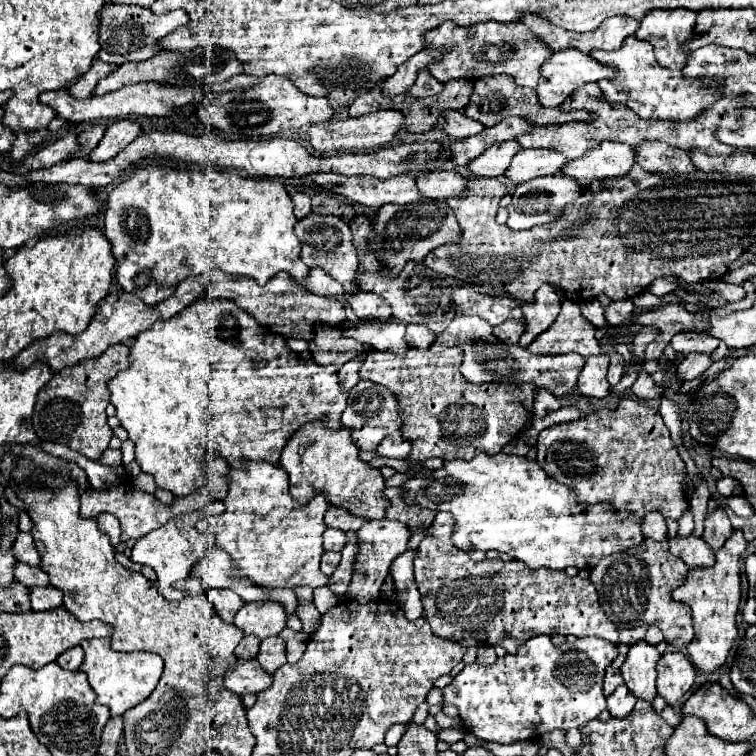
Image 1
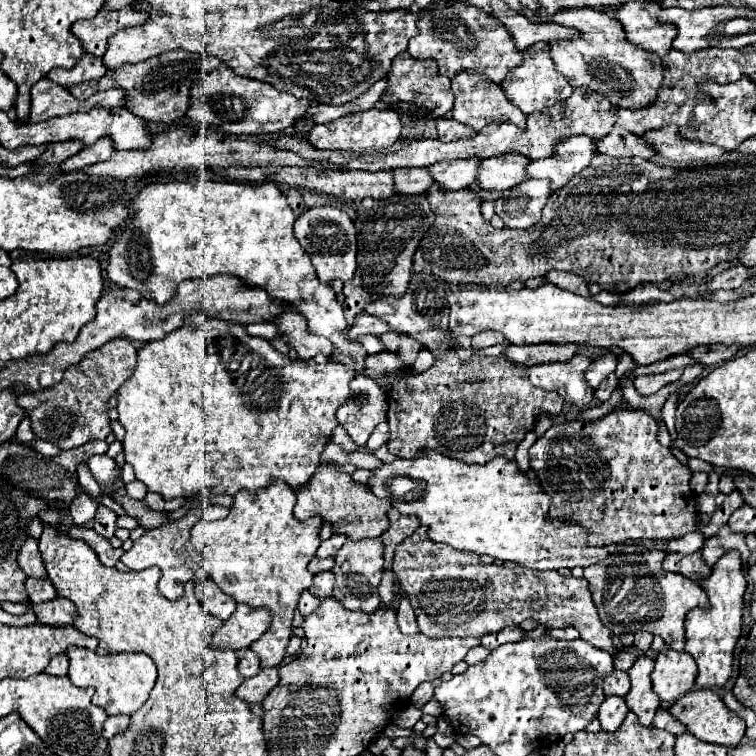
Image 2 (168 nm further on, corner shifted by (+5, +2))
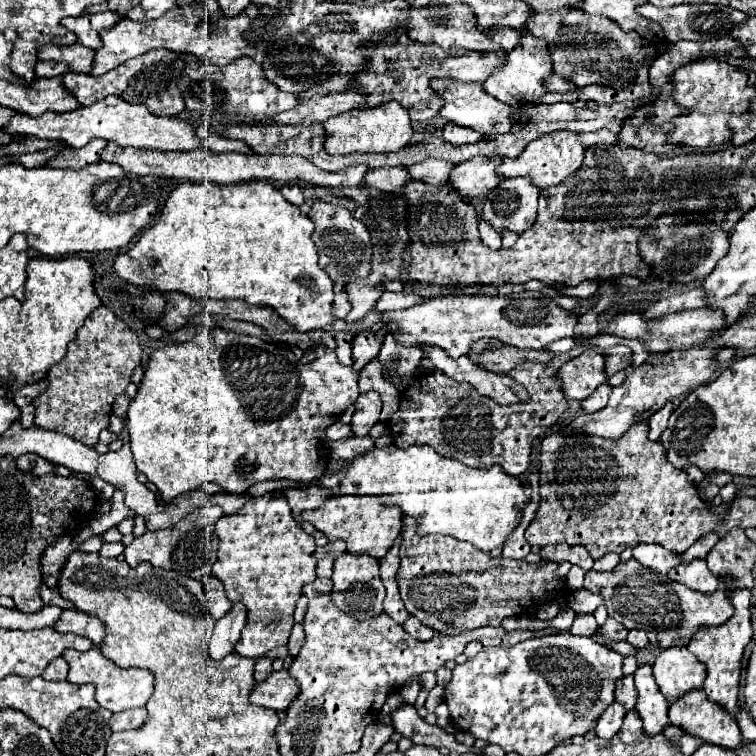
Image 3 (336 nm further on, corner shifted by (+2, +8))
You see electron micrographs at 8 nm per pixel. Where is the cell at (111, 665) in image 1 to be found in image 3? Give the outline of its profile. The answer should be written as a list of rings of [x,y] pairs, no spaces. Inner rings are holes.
[[[68,648],[62,652],[62,656],[66,658],[70,666],[68,680],[72,684],[86,684],[86,682],[96,684],[96,700],[102,708],[110,712],[124,712],[130,708],[146,706],[146,702],[150,700],[154,692],[152,672],[142,670],[142,668],[120,668],[112,660],[108,660],[104,654],[100,654],[96,648],[90,648],[88,652],[78,652],[78,650]]]

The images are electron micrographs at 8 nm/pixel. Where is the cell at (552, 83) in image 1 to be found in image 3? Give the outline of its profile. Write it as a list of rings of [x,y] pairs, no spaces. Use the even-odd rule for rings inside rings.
[[[522,32],[520,34],[520,44],[508,56],[506,68],[502,68],[500,72],[494,72],[484,82],[484,90],[488,94],[492,94],[494,98],[498,98],[500,102],[506,102],[512,108],[516,108],[520,112],[526,112],[528,108],[536,106],[536,102],[548,92],[546,86],[544,86],[544,80],[550,74],[552,74],[552,54],[548,50],[548,44],[544,40],[532,36],[530,32]]]

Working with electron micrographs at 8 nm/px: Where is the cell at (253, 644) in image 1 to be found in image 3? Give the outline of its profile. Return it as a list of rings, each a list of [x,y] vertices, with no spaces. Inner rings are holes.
[[[262,656],[256,660],[256,666],[254,666],[254,678],[256,680],[264,680],[268,674],[272,672],[272,660]]]

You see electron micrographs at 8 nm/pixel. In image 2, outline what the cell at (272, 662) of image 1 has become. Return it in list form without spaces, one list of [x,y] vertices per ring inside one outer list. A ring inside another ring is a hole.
[[[273,480],[265,490],[257,490],[255,494],[241,490],[235,496],[227,518],[195,524],[191,530],[191,542],[203,558],[203,570],[215,580],[215,584],[235,602],[251,608],[269,608],[269,630],[249,646],[261,658],[261,668],[279,666],[285,658],[285,648],[293,636],[293,612],[301,592],[307,590],[313,580],[307,564],[321,544],[321,518],[315,516],[299,522],[293,516],[293,506],[295,490],[281,480]]]

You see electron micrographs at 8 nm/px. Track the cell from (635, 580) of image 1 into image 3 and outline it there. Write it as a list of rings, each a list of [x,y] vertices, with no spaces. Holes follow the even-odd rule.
[[[636,558],[620,562],[610,572],[586,572],[584,588],[602,596],[608,616],[616,618],[628,630],[644,628],[646,632],[656,632],[660,648],[688,646],[688,640],[700,626],[718,626],[732,616],[732,604],[726,592],[716,590],[712,594],[704,594],[692,590],[680,582],[670,580],[666,574],[642,566]]]

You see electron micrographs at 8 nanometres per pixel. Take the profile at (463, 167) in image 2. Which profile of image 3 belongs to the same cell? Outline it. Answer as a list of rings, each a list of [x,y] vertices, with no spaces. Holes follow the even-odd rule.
[[[428,158],[428,160],[422,160],[420,164],[408,166],[408,170],[410,170],[412,180],[422,180],[422,182],[428,182],[434,186],[442,186],[442,184],[450,182],[450,172],[454,170],[454,166],[456,164],[446,162],[446,160]]]

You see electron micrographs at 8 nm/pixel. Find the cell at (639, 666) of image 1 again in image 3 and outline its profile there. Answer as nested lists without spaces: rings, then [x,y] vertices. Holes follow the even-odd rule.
[[[640,664],[638,670],[634,672],[634,680],[636,680],[636,690],[638,690],[636,710],[644,722],[644,732],[648,734],[662,732],[664,726],[670,722],[668,720],[668,702],[654,682],[652,666]]]

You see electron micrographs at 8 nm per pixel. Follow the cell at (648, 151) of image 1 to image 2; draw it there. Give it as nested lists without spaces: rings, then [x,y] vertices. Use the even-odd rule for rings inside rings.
[[[611,130],[611,134],[597,140],[597,152],[613,158],[657,158],[657,152],[643,138],[629,134],[627,130]]]

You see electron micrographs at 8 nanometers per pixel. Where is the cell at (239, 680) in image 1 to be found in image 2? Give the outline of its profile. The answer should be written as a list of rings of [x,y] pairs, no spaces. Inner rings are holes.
[[[263,668],[261,674],[247,678],[239,688],[237,688],[237,698],[245,700],[247,704],[261,704],[265,696],[275,688],[279,682],[279,672],[277,668]]]

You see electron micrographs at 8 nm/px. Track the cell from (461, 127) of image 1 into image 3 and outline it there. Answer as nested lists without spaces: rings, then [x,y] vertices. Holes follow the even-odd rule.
[[[446,124],[444,126],[444,140],[452,144],[468,144],[468,142],[478,142],[482,136],[480,132],[456,124]]]

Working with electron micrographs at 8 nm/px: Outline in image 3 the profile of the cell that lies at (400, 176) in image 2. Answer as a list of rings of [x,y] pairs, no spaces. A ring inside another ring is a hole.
[[[394,166],[394,168],[376,168],[370,170],[366,176],[366,186],[378,188],[382,192],[400,192],[410,182],[410,172],[406,166]]]

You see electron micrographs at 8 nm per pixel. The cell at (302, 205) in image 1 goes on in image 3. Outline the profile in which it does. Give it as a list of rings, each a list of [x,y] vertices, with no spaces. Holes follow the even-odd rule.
[[[284,184],[284,186],[280,186],[280,192],[282,192],[282,196],[284,196],[288,202],[292,202],[292,204],[296,204],[296,206],[302,206],[302,204],[304,204],[302,186],[298,186],[298,184]]]

